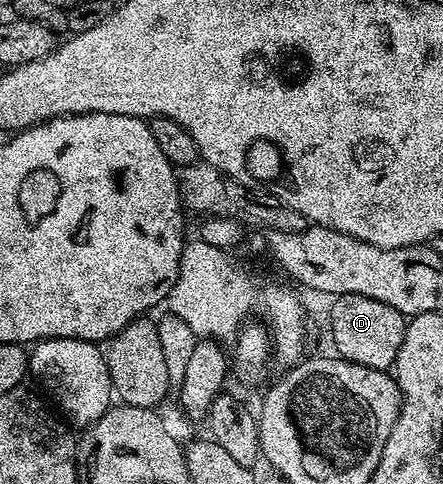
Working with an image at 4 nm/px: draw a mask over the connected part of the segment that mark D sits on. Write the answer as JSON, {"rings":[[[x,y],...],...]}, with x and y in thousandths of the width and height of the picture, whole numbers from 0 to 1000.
{"rings":[[[783,607],[763,612],[743,636],[743,686],[752,692],[749,725],[772,744],[790,744],[810,756],[844,760],[858,769],[885,762],[892,740],[901,731],[901,715],[910,715],[910,690],[919,655],[901,640],[874,632],[874,624],[847,624],[847,616],[828,616],[819,607]]]}

